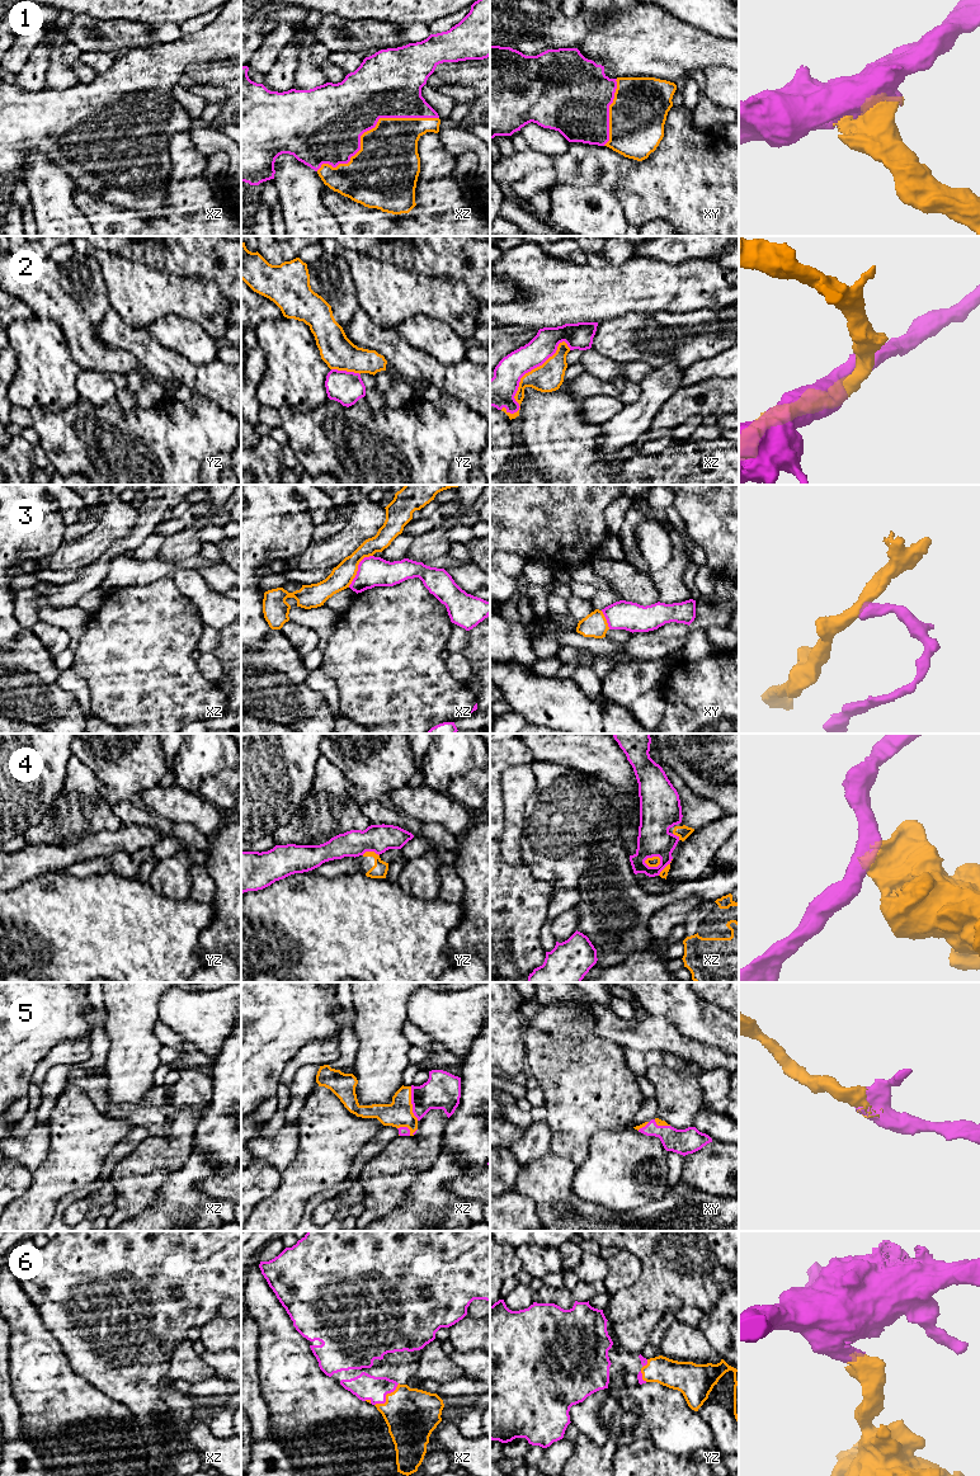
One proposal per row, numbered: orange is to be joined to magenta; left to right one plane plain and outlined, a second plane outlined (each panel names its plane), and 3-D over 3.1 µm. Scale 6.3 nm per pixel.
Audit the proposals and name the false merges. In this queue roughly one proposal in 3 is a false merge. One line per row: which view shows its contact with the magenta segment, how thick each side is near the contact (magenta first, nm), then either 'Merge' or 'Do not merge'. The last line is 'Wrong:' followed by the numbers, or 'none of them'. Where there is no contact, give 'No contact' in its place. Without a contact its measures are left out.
1: Touches magenta in xz. Thickness 420 nm (magenta) against 400 nm. Merge
2: Touches magenta in xz. Thickness 200 nm (magenta) against 180 nm. Do not merge
3: Touches magenta in xz. Thickness 190 nm (magenta) against 140 nm. Do not merge
4: Touches magenta in xz. Thickness 220 nm (magenta) against 60 nm. Do not merge
5: Touches magenta in xz. Thickness 240 nm (magenta) against 170 nm. Merge
6: Touches magenta in xz. Thickness 160 nm (magenta) against 320 nm. Merge
Wrong: 2, 3, 4

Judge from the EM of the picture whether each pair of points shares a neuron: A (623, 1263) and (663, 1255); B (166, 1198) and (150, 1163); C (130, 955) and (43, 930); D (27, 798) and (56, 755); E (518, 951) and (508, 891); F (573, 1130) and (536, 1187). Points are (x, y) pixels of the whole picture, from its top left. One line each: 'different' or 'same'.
A: different
B: different
C: same
D: same
E: same
F: different

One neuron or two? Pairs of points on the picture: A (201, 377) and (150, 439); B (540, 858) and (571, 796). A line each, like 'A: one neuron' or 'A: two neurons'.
A: two neurons
B: one neuron

